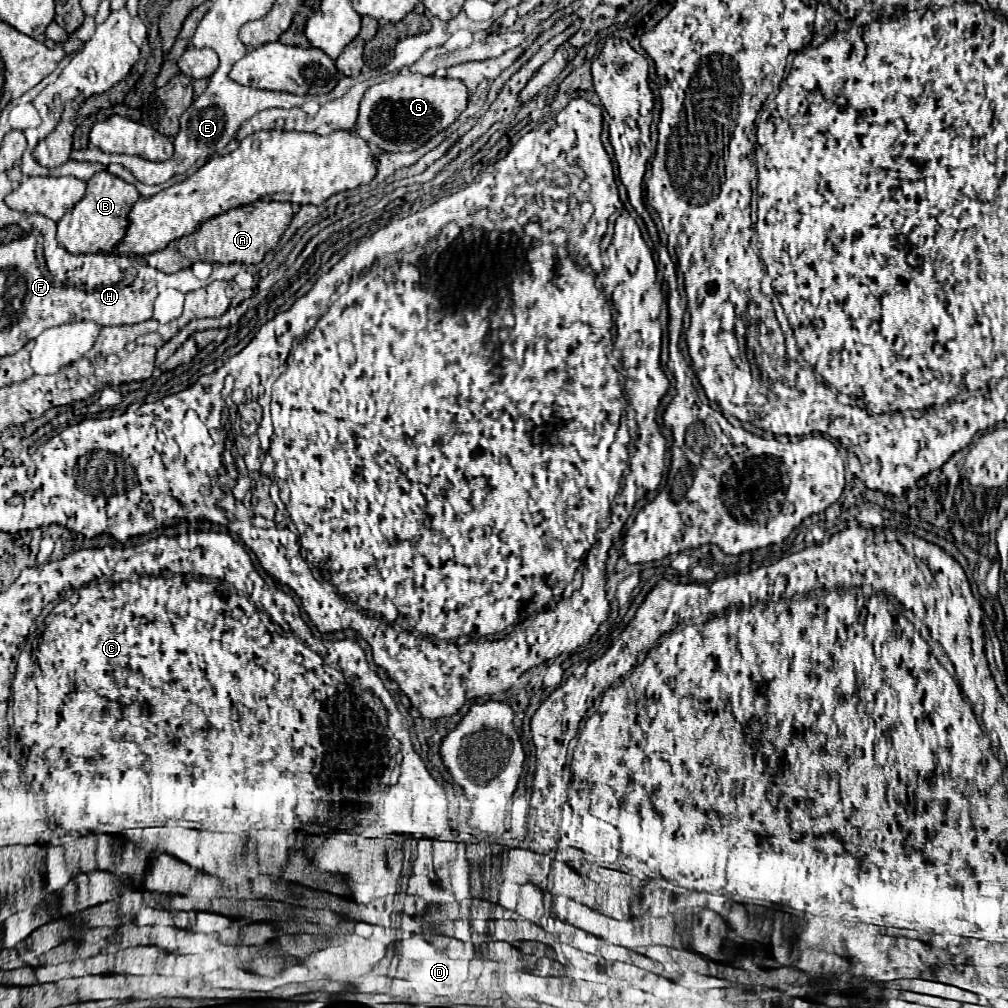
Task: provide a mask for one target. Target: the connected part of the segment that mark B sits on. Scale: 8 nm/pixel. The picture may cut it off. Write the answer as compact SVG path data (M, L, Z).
M99 172L87 182L85 198L75 204L57 224L57 240L71 254L95 254L95 252L113 252L113 248L125 238L129 228L129 212L133 204L141 198L137 188L115 174Z

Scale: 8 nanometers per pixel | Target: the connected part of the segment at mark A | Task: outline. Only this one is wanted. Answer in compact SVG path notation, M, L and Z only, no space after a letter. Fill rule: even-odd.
M257 200L253 204L245 204L239 208L231 208L207 222L203 222L199 232L193 232L189 236L183 236L179 240L169 242L165 250L141 256L149 266L171 274L179 272L183 268L189 268L195 262L241 262L241 264L259 264L265 256L265 252L273 250L285 228L291 224L293 218L293 204L291 202L267 202Z

